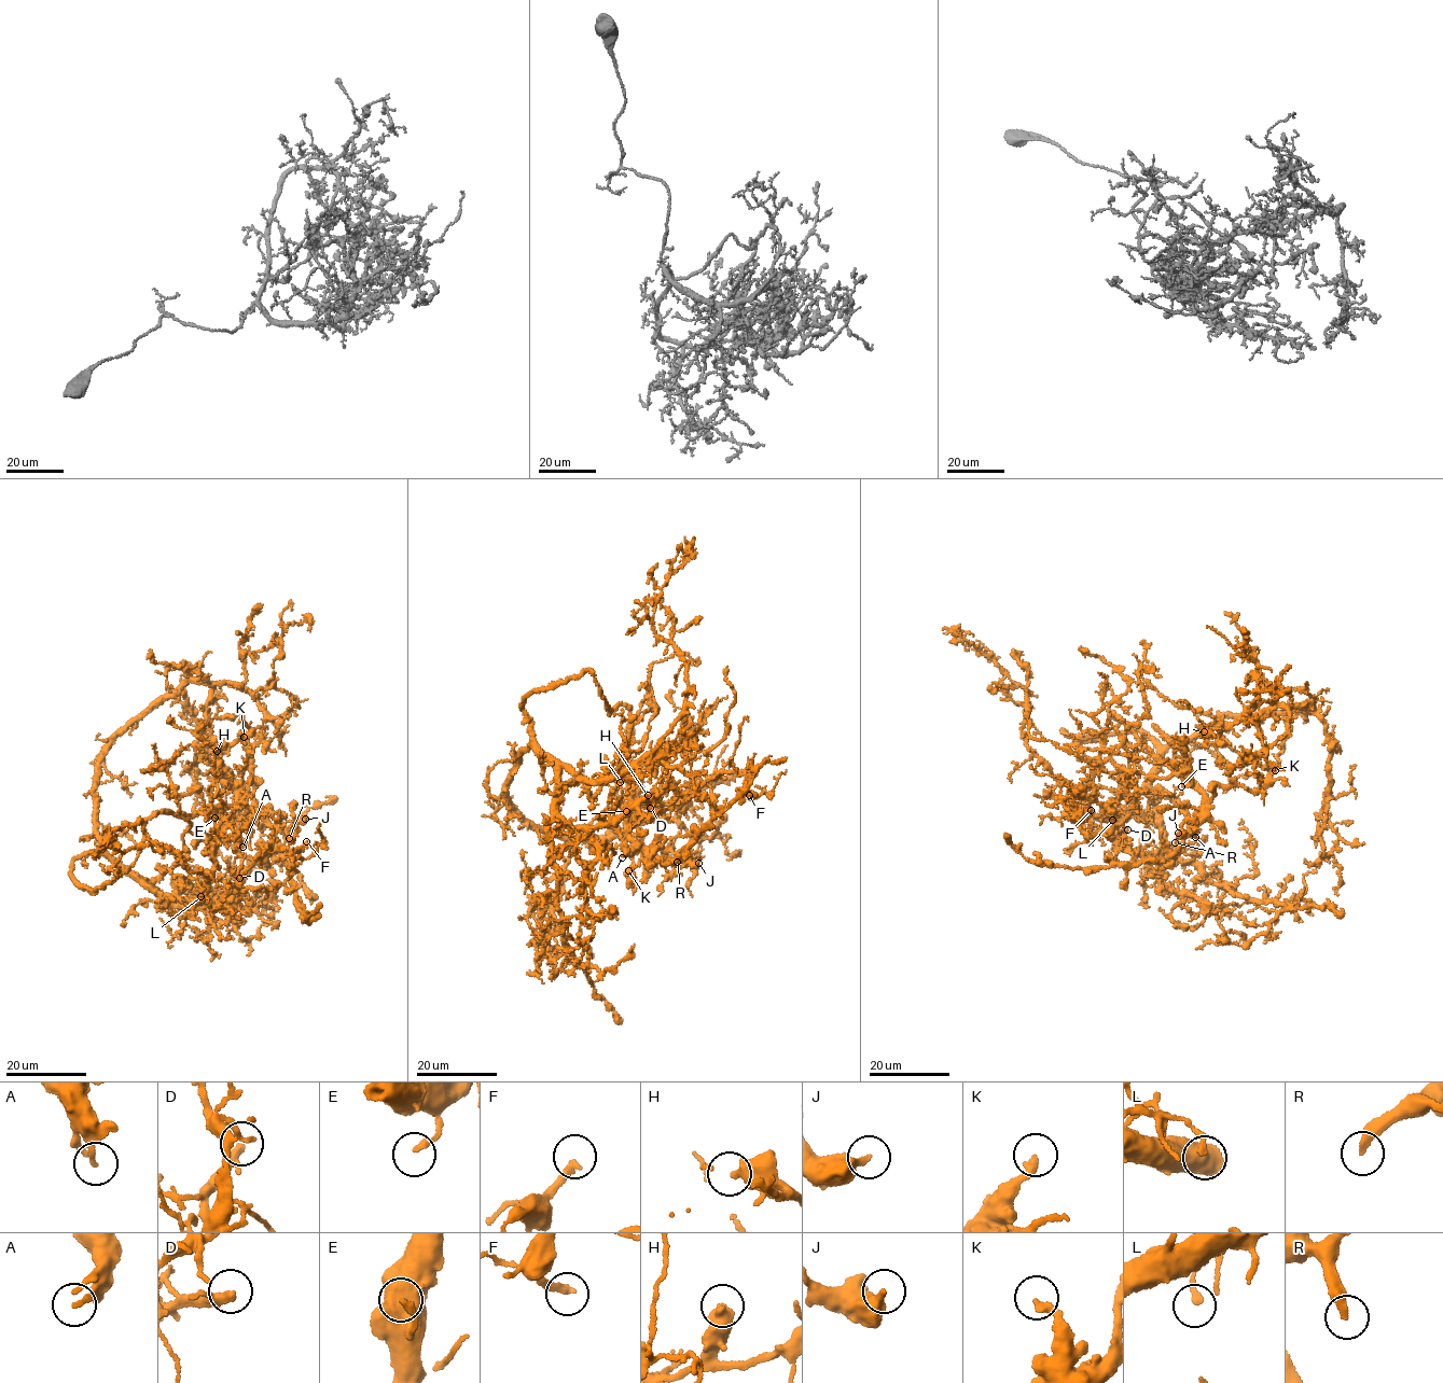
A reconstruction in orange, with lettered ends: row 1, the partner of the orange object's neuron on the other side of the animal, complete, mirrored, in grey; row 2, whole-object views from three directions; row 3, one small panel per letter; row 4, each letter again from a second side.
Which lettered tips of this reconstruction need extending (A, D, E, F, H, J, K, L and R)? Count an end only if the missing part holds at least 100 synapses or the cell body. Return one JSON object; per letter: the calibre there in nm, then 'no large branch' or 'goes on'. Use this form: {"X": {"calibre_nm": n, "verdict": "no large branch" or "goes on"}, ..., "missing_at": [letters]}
{"A": {"calibre_nm": 190, "verdict": "no large branch"}, "D": {"calibre_nm": 240, "verdict": "no large branch"}, "E": {"calibre_nm": 190, "verdict": "no large branch"}, "F": {"calibre_nm": 240, "verdict": "no large branch"}, "H": {"calibre_nm": 480, "verdict": "no large branch"}, "J": {"calibre_nm": 360, "verdict": "no large branch"}, "K": {"calibre_nm": 300, "verdict": "no large branch"}, "L": {"calibre_nm": 200, "verdict": "no large branch"}, "R": {"calibre_nm": 360, "verdict": "goes on"}, "missing_at": ["R"]}

